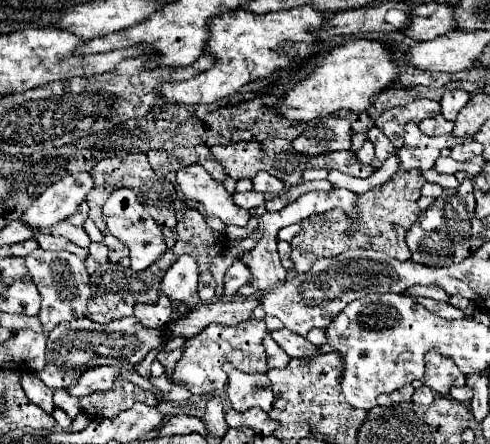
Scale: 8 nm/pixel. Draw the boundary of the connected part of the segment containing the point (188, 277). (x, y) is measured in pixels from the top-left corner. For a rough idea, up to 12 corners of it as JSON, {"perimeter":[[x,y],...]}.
{"perimeter":[[181,255],[165,273],[161,291],[171,301],[197,293],[197,263]]}

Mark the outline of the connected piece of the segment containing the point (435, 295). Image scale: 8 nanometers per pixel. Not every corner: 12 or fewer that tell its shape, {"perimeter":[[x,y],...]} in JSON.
{"perimeter":[[437,285],[411,287],[407,295],[423,295],[437,301],[449,301],[449,295]]}

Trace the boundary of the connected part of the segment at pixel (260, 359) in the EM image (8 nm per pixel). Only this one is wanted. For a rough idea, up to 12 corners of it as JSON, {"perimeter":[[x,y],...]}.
{"perimeter":[[265,321],[209,325],[173,369],[193,395],[227,385],[223,363],[267,373]]}

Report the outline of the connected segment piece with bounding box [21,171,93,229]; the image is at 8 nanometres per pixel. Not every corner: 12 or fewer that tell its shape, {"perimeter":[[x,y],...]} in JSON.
{"perimeter":[[87,171],[63,177],[33,201],[21,221],[53,227],[91,191]]}

